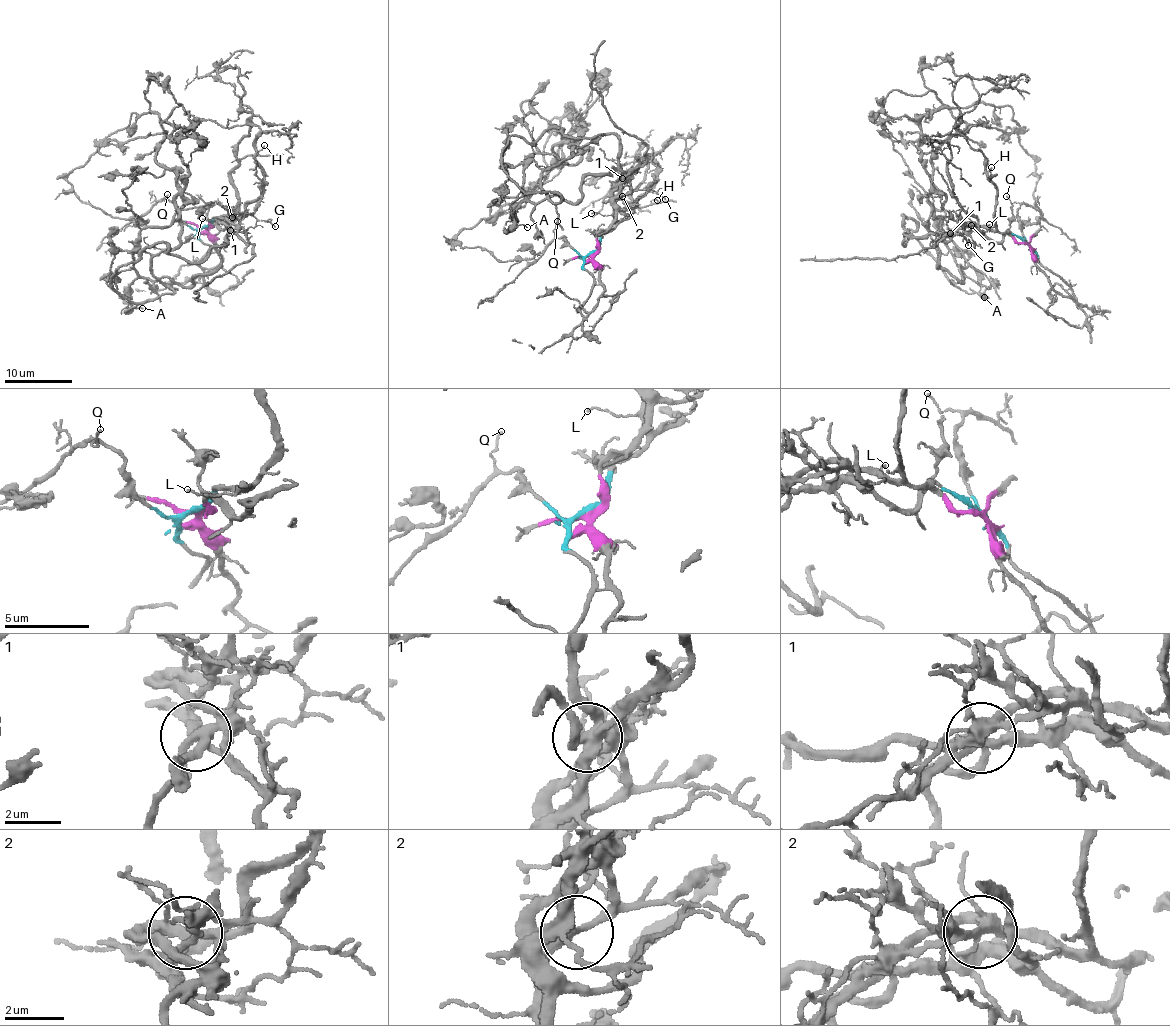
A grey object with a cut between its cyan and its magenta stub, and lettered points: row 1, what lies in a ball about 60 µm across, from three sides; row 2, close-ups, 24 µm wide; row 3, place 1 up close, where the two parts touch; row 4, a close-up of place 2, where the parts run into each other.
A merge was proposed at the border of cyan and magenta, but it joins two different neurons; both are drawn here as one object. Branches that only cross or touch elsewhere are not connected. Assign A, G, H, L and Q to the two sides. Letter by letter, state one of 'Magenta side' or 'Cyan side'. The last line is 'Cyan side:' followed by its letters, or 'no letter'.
A: Magenta side
G: Cyan side
H: Cyan side
L: Cyan side
Q: Cyan side
Cyan side: G, H, L, Q

